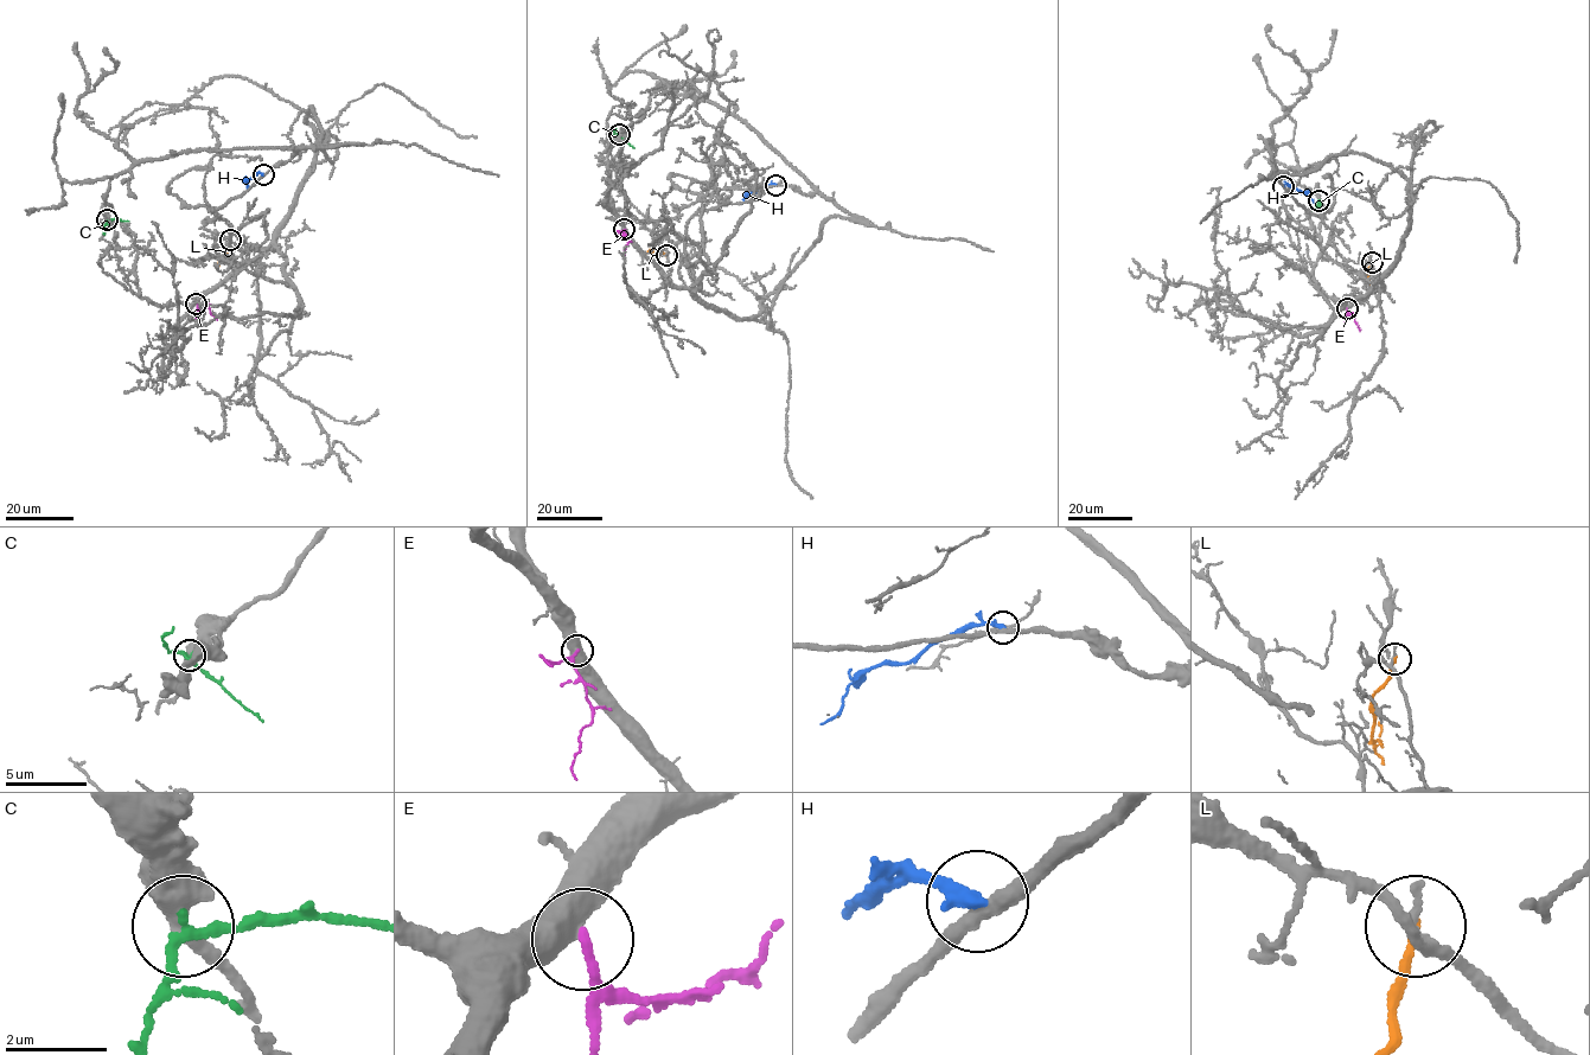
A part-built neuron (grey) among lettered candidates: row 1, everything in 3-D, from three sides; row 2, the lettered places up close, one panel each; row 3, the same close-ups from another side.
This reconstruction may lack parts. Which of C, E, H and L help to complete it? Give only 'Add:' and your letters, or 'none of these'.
Add: none of these

